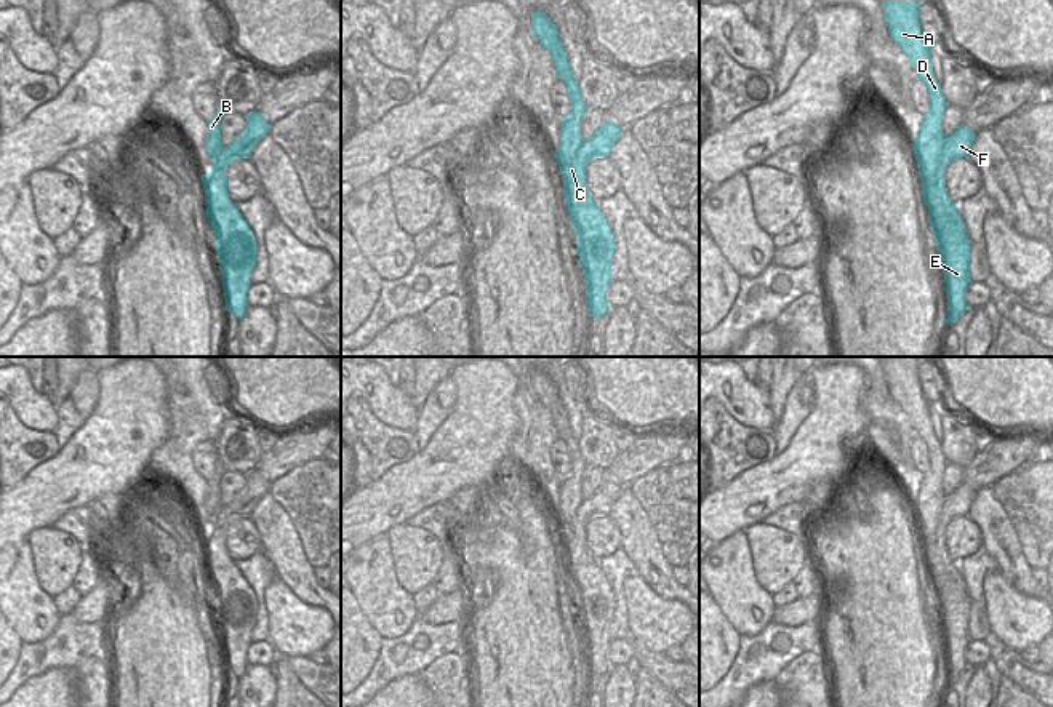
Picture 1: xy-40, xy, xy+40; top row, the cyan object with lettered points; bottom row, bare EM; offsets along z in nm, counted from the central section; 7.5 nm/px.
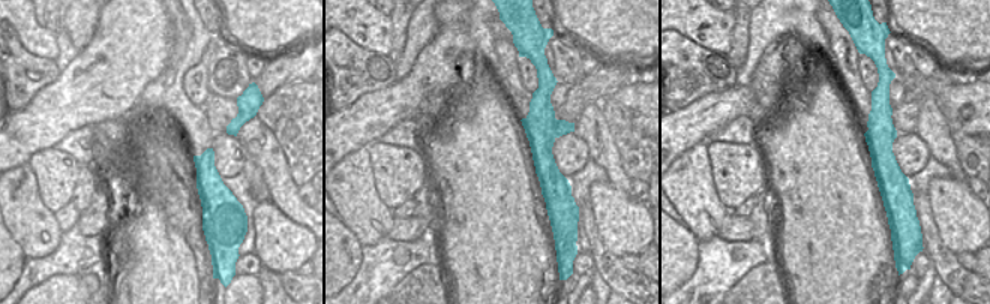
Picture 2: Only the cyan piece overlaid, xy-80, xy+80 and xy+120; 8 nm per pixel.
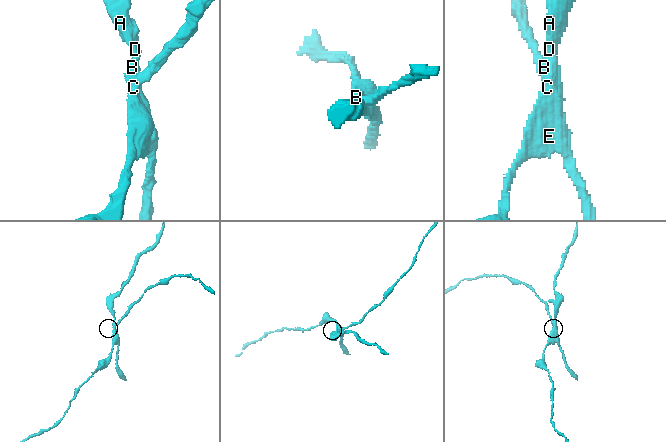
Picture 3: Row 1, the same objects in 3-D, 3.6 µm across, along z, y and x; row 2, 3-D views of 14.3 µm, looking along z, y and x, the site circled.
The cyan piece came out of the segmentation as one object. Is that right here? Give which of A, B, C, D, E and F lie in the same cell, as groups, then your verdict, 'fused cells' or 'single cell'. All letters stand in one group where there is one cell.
groups A B C D / E F; fused cells

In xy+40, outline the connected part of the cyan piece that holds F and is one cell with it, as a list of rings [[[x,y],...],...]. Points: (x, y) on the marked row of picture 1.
[[[960,125],[949,138],[946,138],[944,150],[939,158],[938,176],[930,182],[922,182],[923,202],[928,210],[928,219],[946,216],[952,202],[946,190],[946,168],[957,158],[967,157],[976,133]]]

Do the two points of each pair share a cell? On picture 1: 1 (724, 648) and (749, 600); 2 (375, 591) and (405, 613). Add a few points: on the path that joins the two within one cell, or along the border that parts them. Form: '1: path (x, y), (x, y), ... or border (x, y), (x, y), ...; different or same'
1: border (716, 603), (740, 635); different
2: path (383, 599), (397, 613); same

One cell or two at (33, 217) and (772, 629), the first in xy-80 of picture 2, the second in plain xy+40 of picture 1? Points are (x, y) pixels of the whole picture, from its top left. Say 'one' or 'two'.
two

